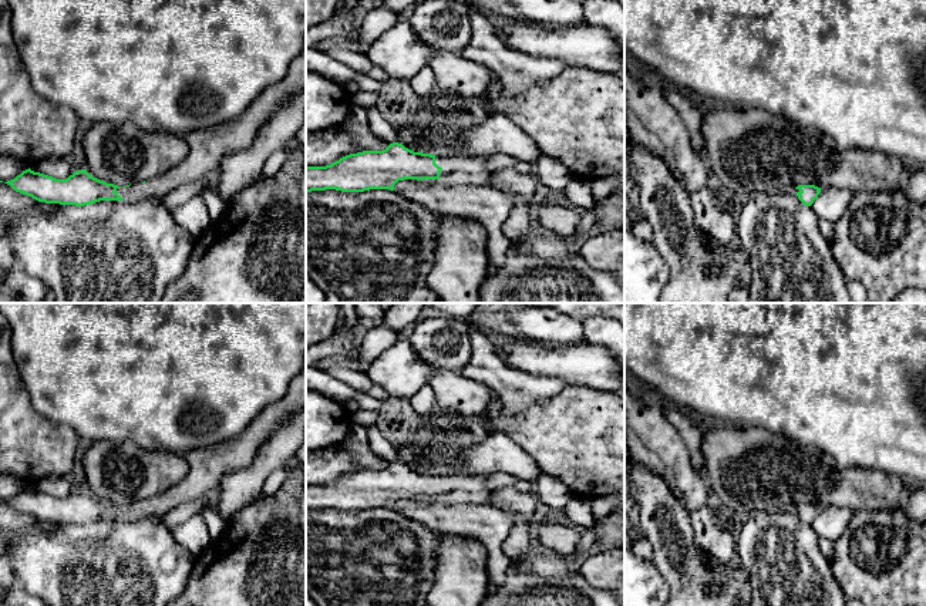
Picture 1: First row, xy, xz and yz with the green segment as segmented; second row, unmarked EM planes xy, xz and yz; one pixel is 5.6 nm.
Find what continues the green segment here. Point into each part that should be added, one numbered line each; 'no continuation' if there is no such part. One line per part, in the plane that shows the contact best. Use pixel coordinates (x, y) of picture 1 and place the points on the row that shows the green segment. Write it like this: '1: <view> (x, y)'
1: xz (460, 169)

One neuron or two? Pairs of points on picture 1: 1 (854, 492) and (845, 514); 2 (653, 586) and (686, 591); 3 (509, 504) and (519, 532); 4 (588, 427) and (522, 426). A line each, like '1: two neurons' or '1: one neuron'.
1: two neurons
2: two neurons
3: one neuron
4: one neuron

